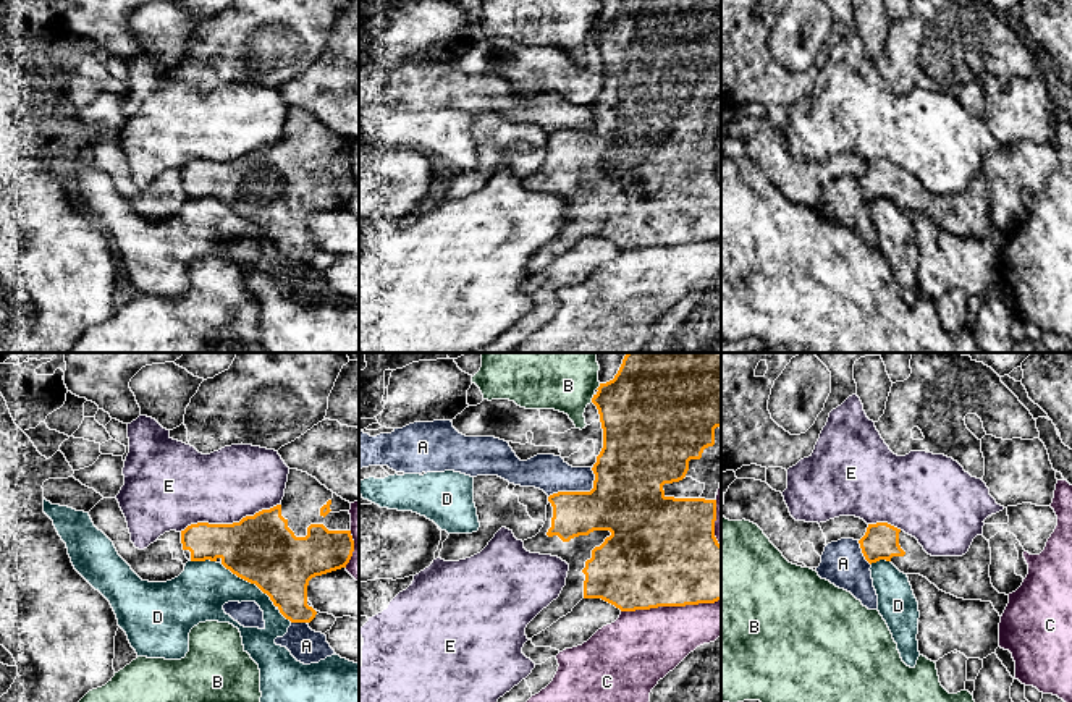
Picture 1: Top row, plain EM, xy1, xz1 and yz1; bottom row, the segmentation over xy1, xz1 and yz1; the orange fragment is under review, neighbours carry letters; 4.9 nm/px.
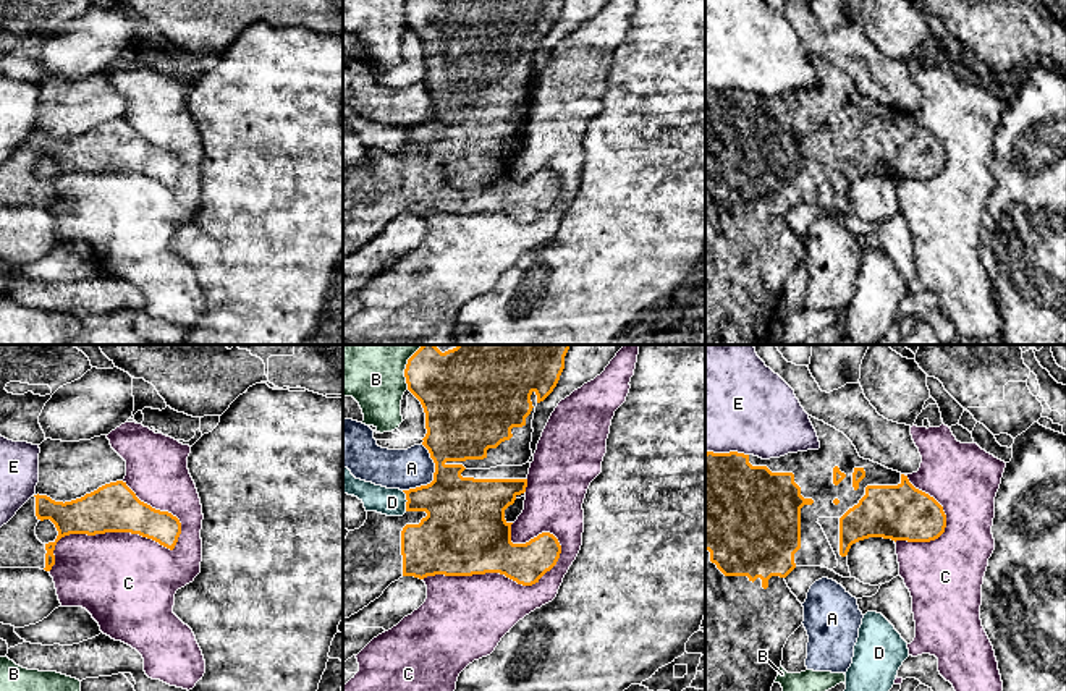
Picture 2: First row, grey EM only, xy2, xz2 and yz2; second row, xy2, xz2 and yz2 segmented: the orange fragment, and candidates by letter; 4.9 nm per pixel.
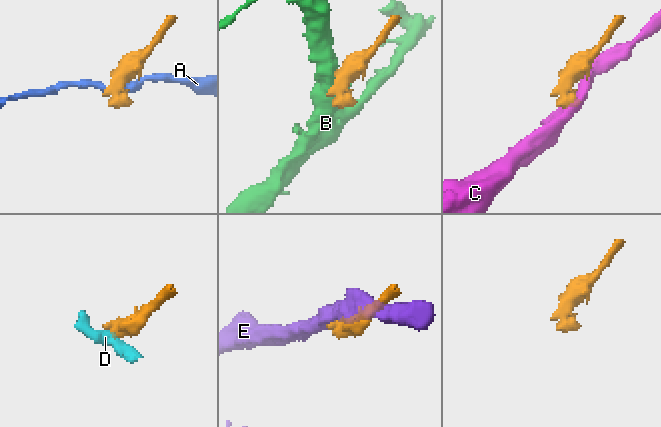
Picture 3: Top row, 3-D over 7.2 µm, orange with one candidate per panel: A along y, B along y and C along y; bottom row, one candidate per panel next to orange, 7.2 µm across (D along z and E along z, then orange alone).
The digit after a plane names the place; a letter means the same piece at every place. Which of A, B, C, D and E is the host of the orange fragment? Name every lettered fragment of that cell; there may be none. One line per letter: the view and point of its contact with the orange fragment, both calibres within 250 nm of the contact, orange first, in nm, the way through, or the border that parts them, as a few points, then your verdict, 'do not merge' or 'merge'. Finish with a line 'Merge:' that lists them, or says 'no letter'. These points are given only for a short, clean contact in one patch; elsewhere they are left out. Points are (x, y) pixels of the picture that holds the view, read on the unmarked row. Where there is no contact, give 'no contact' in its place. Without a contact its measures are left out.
A: contact xz2 (434, 114); calibres 380 and 200 nm; do not merge
B: contact xz2 (405, 13); calibres 320 and 260 nm; border xz2 (408, 0), (405, 7), (406, 26); do not merge
C: contact xy2 (112, 169); calibres 240 and 480 nm; do not merge
D: contact xy1 (249, 219); calibres 340 and 260 nm; do not merge
E: contact xy1 (228, 162); calibres 340 and 360 nm; do not merge
Merge: no letter

